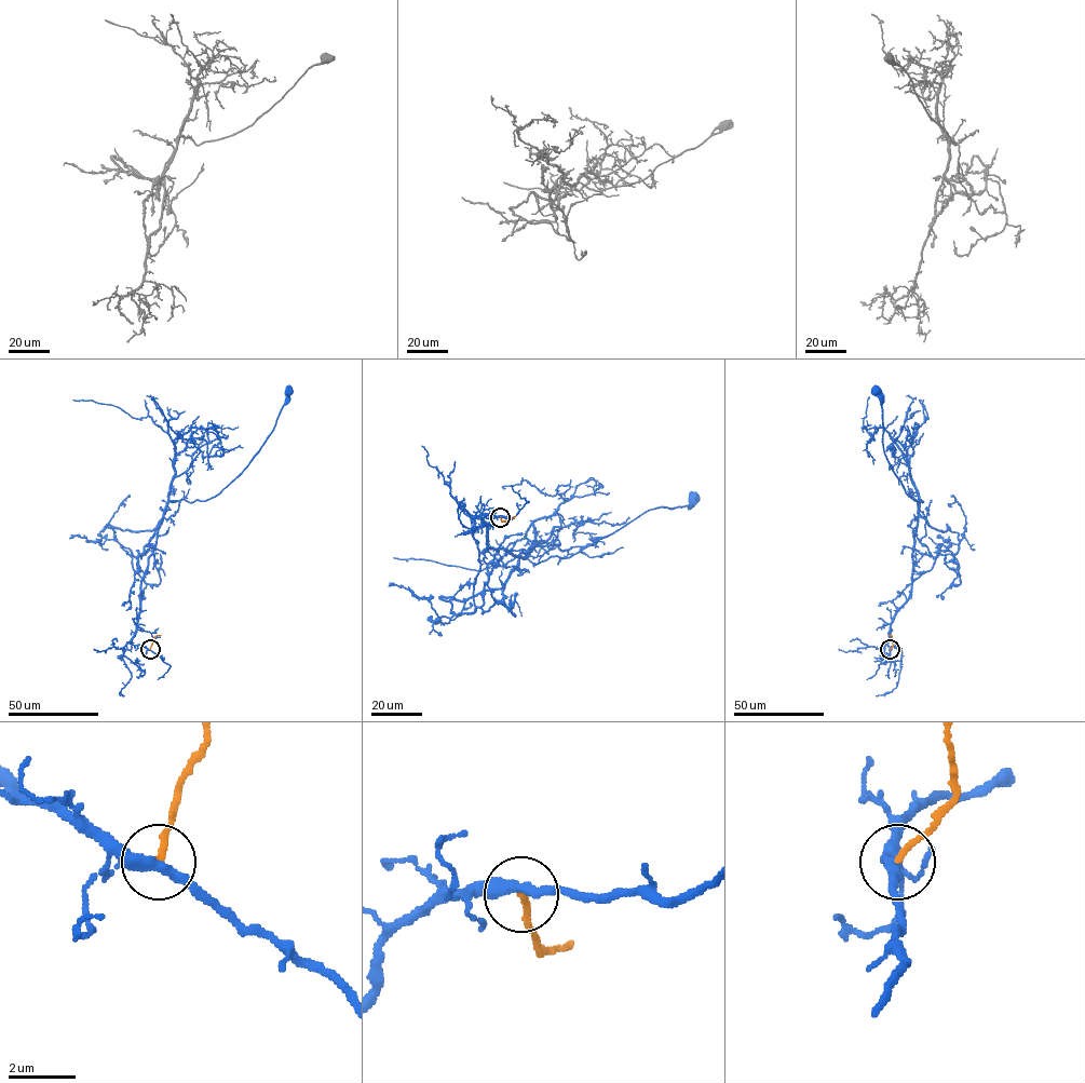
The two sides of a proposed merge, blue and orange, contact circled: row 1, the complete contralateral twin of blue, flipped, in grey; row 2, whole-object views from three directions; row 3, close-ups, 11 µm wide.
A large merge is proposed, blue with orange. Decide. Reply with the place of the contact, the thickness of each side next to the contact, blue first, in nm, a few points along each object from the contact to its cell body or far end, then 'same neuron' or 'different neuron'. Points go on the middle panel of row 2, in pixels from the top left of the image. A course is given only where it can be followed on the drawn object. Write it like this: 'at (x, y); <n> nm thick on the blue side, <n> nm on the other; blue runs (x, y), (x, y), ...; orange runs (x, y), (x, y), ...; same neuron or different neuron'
at (500, 517); 360 nm thick on the blue side, 180 nm on the other; blue runs (500, 517), (476, 526), (474, 518), (488, 547), (537, 564), (695, 497); orange runs (500, 517), (505, 522), (515, 515); different neuron

